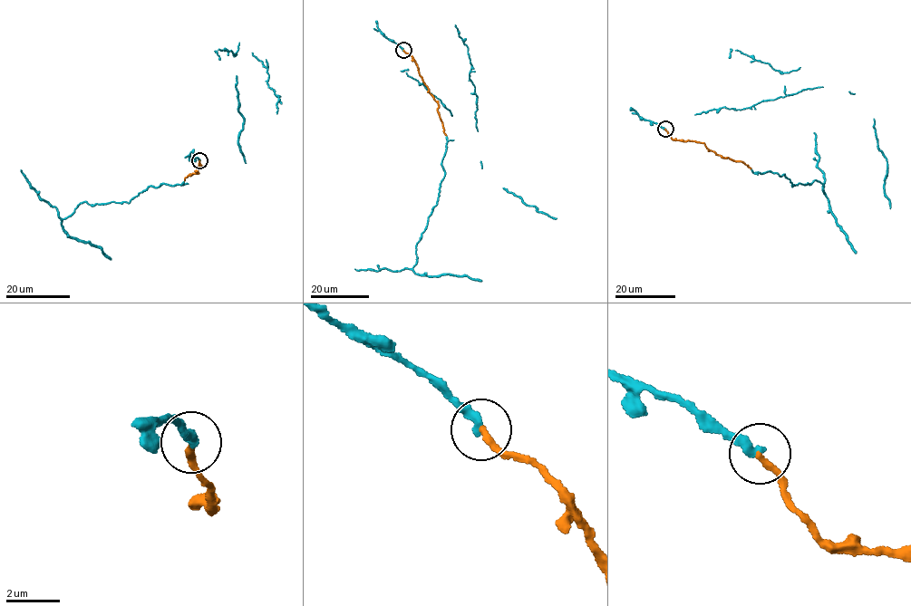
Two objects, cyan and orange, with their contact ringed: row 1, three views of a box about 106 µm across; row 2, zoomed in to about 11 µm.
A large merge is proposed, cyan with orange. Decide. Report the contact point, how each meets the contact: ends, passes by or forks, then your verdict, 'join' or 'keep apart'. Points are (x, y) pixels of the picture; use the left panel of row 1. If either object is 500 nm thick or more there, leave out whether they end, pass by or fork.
place (199, 160); cyan ends; orange ends; join

